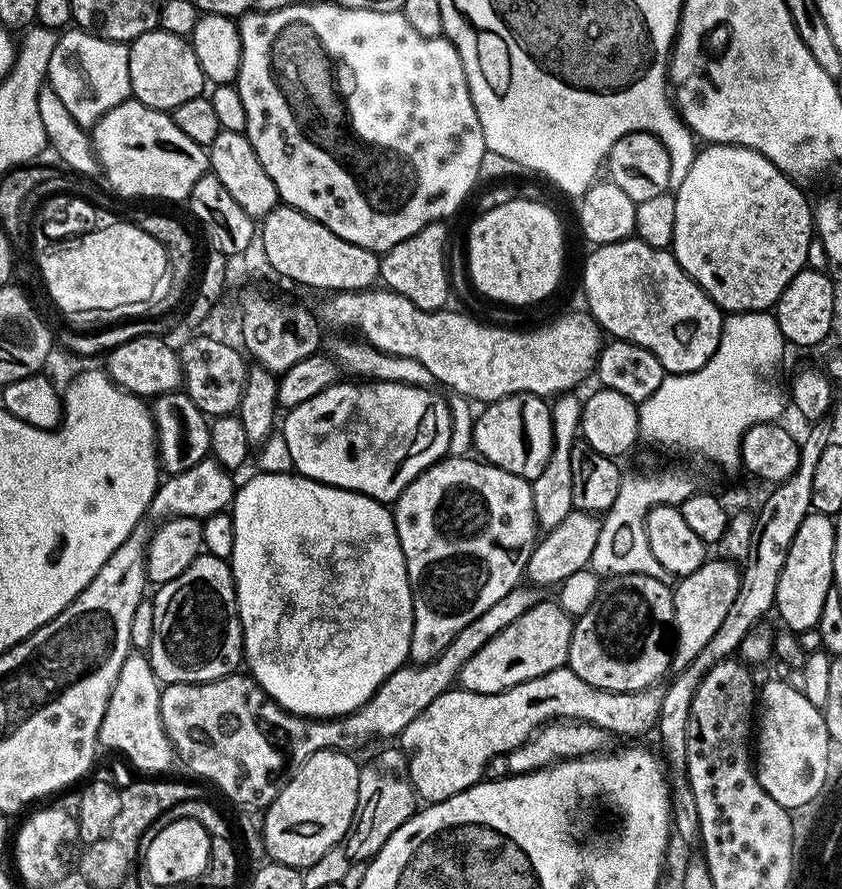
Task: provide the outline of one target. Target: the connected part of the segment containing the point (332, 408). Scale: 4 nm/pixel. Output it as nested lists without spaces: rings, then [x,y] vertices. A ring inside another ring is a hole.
[[[389,380],[352,383],[356,384],[343,384],[343,382],[332,384],[326,390],[322,390],[322,394],[318,394],[306,402],[302,402],[297,408],[291,409],[285,415],[288,416],[285,420],[283,417],[282,434],[286,438],[286,446],[290,446],[292,467],[301,476],[308,476],[311,480],[321,480],[322,483],[332,484],[335,488],[348,488],[351,492],[361,492],[363,496],[369,496],[381,502],[395,501],[400,491],[410,482],[414,482],[414,478],[421,476],[431,464],[437,464],[439,460],[445,459],[449,455],[448,443],[452,433],[452,415],[448,409],[449,401],[443,400],[432,388],[419,388]]]

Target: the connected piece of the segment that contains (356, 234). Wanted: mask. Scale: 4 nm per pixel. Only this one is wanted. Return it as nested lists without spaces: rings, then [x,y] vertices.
[[[298,2],[294,6],[286,6],[282,10],[248,12],[245,16],[239,17],[238,23],[240,25],[240,41],[242,42],[242,62],[234,83],[238,94],[242,94],[242,106],[246,106],[246,135],[250,146],[254,146],[254,154],[258,154],[258,162],[262,162],[262,170],[266,170],[266,174],[270,174],[270,182],[274,182],[281,201],[287,207],[296,208],[302,214],[322,222],[322,226],[326,226],[334,234],[338,234],[338,238],[346,238],[346,242],[354,242],[354,246],[362,246],[369,248],[371,252],[383,254],[389,252],[394,246],[398,246],[398,242],[418,234],[418,230],[422,230],[428,224],[447,221],[449,219],[447,216],[454,215],[463,206],[464,199],[471,194],[472,187],[478,184],[480,180],[480,167],[486,149],[484,147],[484,135],[482,134],[482,122],[478,118],[478,110],[474,106],[472,95],[468,89],[462,58],[458,54],[458,50],[449,42],[447,36],[441,34],[434,38],[426,38],[422,34],[418,34],[418,30],[414,30],[414,26],[410,26],[410,22],[406,22],[403,11],[354,10],[353,8],[343,8],[334,2],[328,2],[328,4]]]

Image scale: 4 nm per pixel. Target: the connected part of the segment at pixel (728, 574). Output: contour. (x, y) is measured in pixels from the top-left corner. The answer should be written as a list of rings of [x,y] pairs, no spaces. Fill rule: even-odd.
[[[709,558],[704,561],[704,565],[698,570],[694,570],[694,574],[679,577],[678,583],[675,585],[672,597],[674,598],[674,651],[672,652],[672,668],[679,670],[692,663],[697,657],[698,652],[706,646],[713,637],[714,632],[722,625],[722,620],[728,615],[735,604],[735,598],[738,597],[740,589],[741,569],[735,563],[729,562],[723,558]]]

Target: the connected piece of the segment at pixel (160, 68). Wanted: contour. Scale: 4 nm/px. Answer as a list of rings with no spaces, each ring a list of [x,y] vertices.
[[[159,27],[139,36],[127,45],[131,95],[138,102],[159,112],[171,113],[172,109],[198,98],[206,87],[202,66],[198,66],[198,54],[185,37],[175,36]]]

